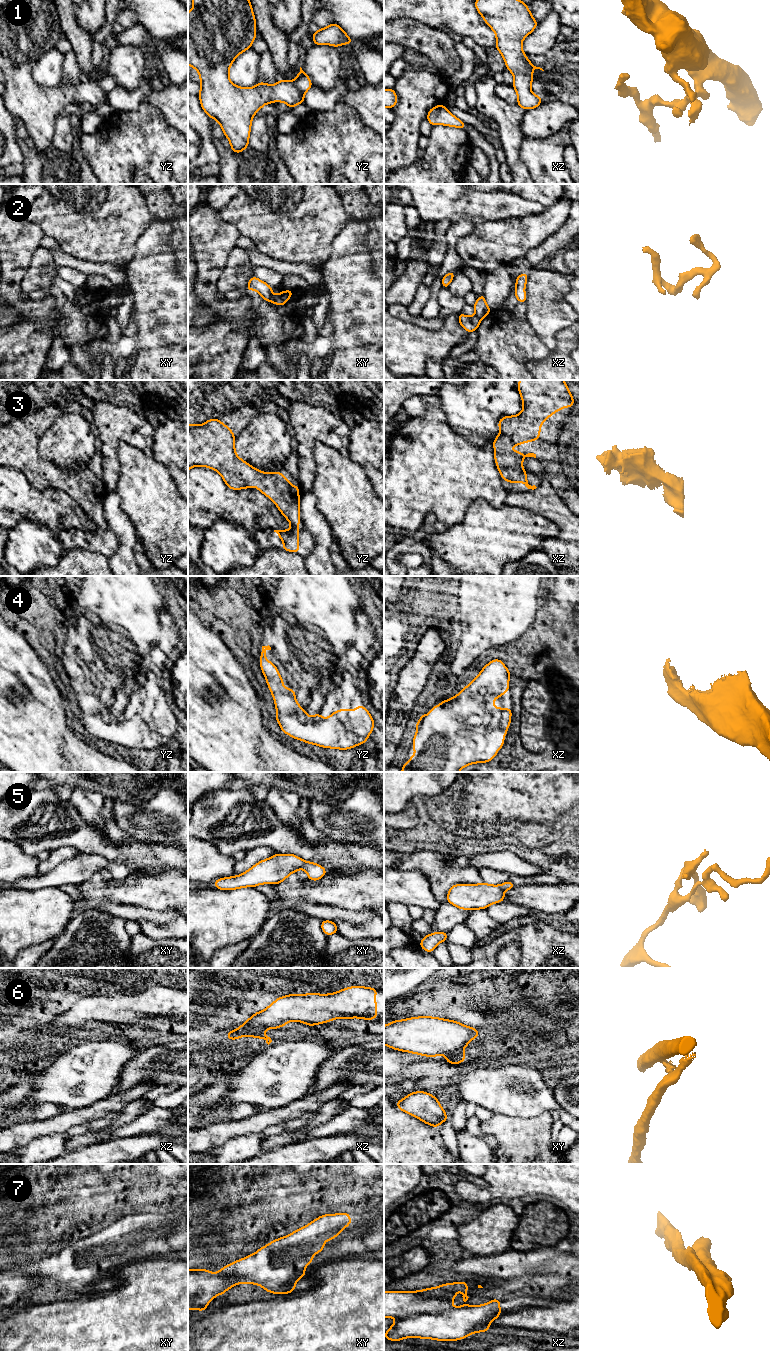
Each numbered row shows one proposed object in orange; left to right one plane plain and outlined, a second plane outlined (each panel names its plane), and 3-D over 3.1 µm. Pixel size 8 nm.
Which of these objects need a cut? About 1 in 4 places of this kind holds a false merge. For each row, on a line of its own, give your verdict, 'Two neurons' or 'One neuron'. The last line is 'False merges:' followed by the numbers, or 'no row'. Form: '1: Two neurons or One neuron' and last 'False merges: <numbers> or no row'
1: One neuron
2: One neuron
3: One neuron
4: One neuron
5: One neuron
6: Two neurons
7: One neuron
False merges: 6

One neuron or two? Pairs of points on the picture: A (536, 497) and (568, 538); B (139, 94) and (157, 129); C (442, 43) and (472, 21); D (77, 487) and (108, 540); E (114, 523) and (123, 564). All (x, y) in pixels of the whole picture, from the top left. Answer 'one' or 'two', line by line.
A: one
B: two
C: two
D: one
E: one

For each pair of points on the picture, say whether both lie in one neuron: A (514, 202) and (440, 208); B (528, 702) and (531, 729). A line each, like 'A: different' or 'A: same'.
A: same
B: same

